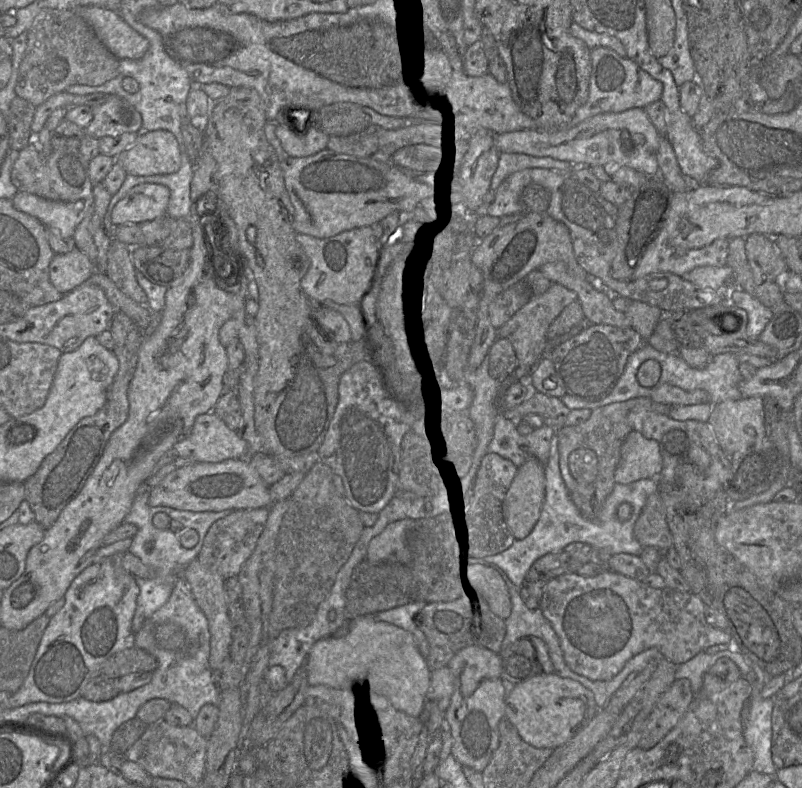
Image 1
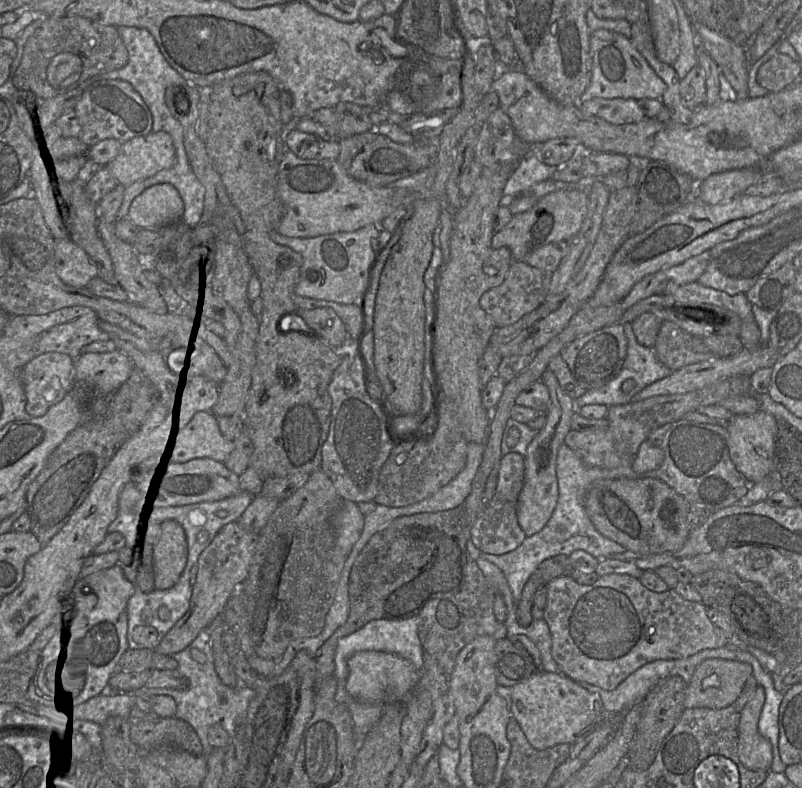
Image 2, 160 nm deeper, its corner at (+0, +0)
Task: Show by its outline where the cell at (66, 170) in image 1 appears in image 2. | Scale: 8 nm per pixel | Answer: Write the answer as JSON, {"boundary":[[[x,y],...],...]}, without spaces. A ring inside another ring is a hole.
{"boundary":[[[73,178],[72,204],[70,204],[70,207],[63,210],[63,221],[71,240],[83,248],[96,263],[98,268],[98,277],[109,283],[117,283],[111,257],[98,233],[98,204],[89,198],[85,185],[79,183],[76,178]]]}

